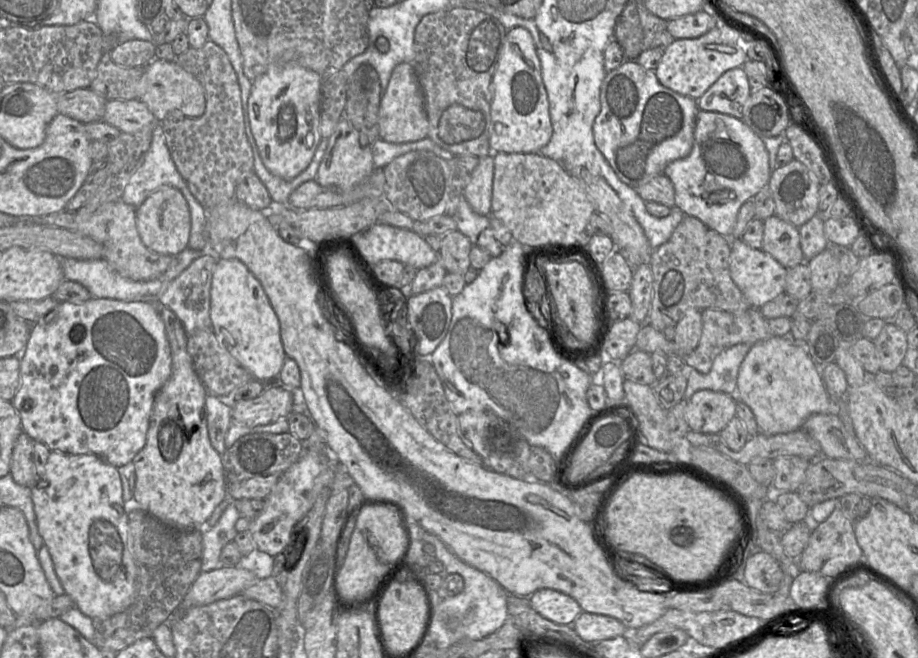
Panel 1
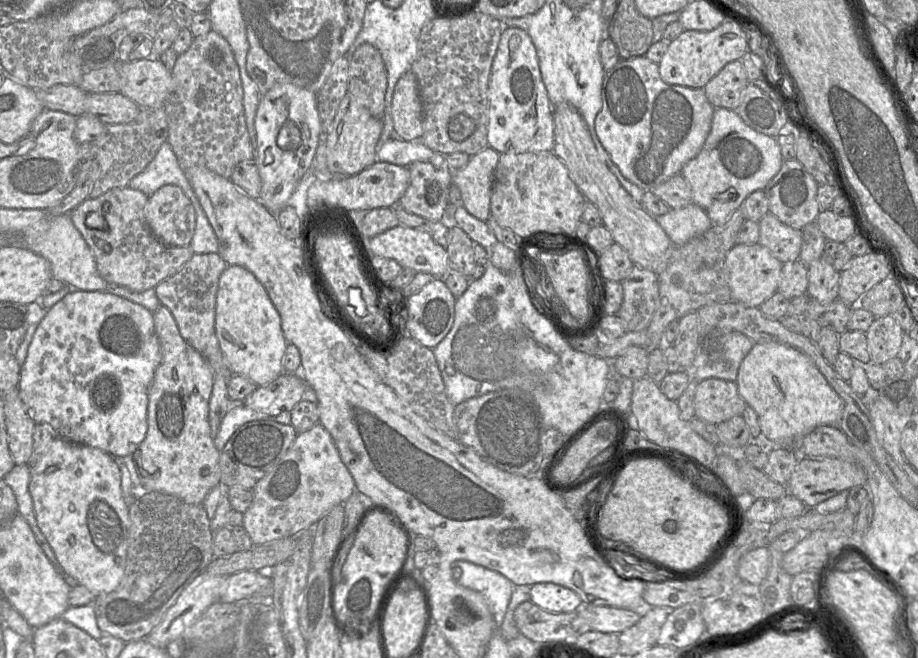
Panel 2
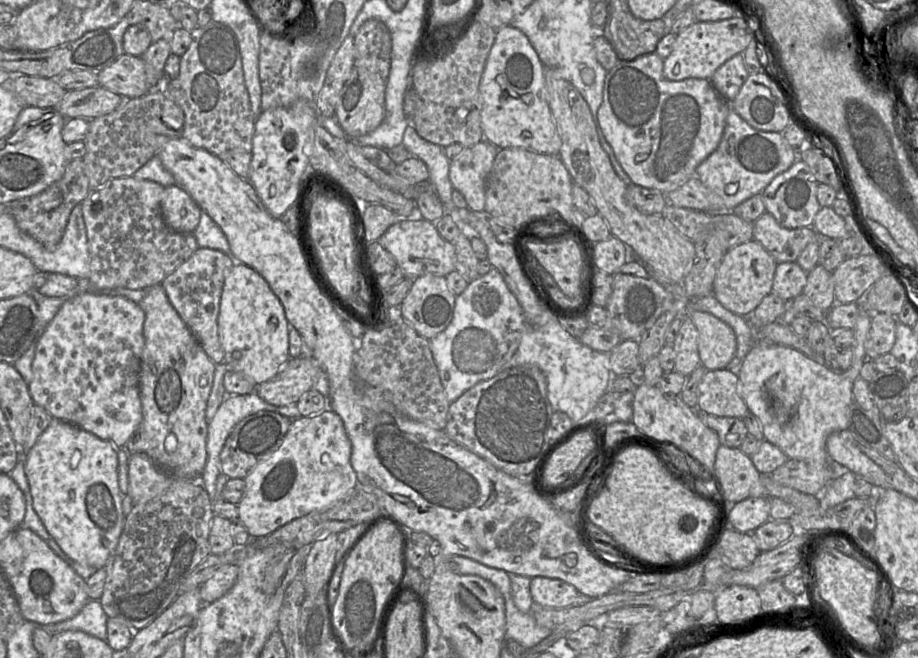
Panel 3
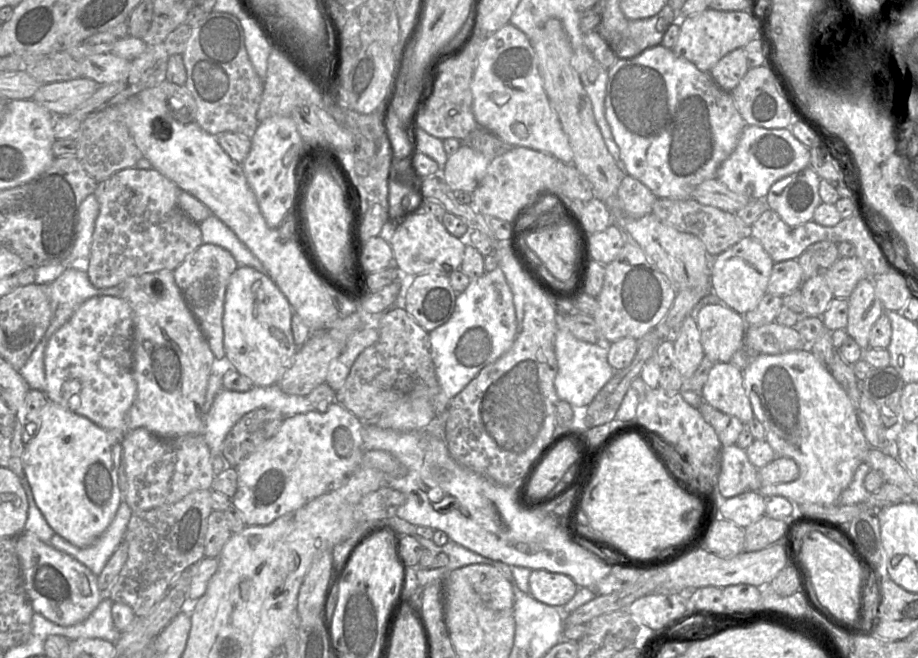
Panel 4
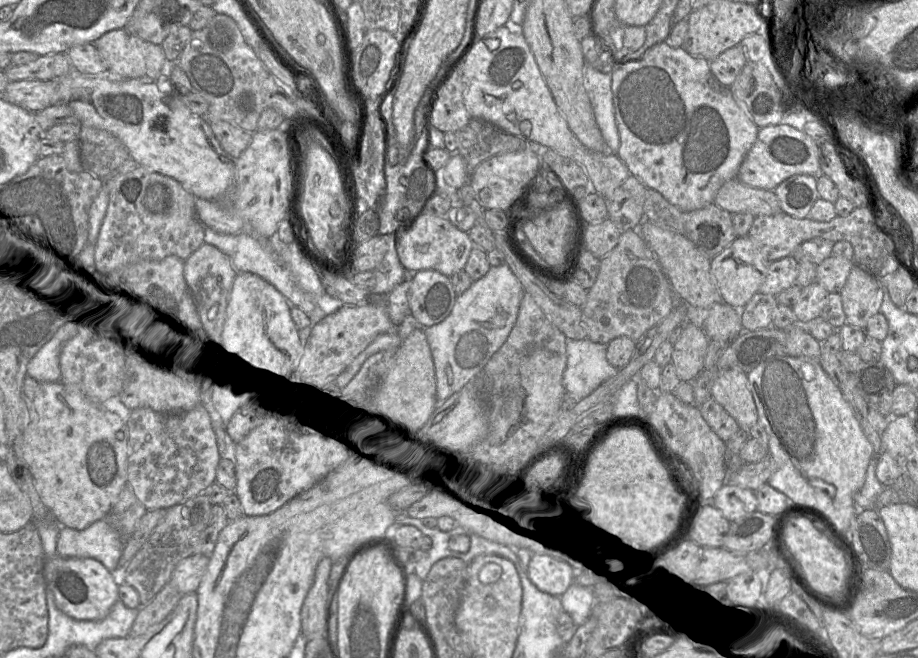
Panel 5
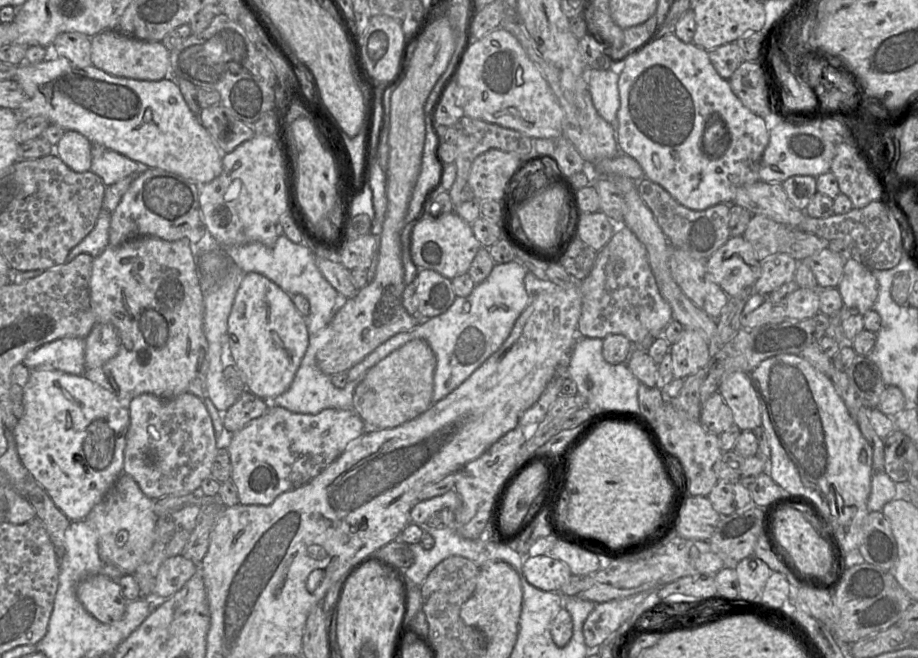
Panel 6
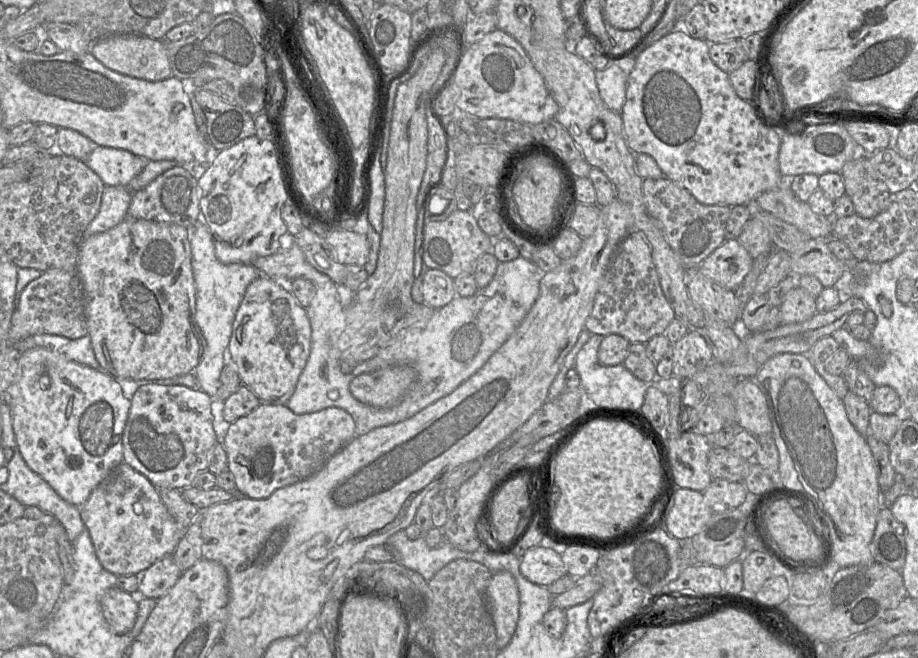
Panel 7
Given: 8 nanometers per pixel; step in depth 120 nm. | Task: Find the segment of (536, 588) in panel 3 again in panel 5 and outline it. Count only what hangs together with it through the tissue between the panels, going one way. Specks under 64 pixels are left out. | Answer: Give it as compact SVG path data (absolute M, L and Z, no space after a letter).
M532 561L527 575L538 590L557 597L561 597L577 579L569 569L551 561Z

